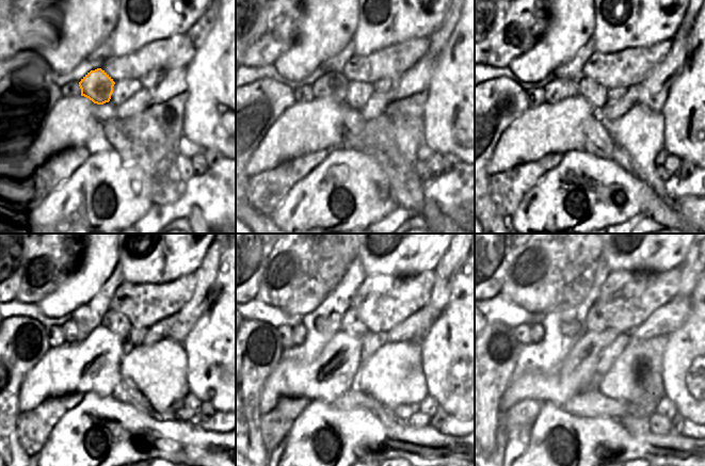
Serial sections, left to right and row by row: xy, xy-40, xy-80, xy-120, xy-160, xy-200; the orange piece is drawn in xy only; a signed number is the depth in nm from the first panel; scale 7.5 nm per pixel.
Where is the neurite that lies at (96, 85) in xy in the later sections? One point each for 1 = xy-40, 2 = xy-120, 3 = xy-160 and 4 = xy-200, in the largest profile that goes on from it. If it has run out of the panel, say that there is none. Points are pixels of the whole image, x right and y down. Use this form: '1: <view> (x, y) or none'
1: xy-40 (334, 85)
2: xy-120 (71, 333)
3: xy-160 (299, 332)
4: xy-200 (537, 330)

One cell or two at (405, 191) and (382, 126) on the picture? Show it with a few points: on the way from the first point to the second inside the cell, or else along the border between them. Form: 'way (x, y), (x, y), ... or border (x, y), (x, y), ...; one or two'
way (401, 175), (382, 148), (382, 142); one

